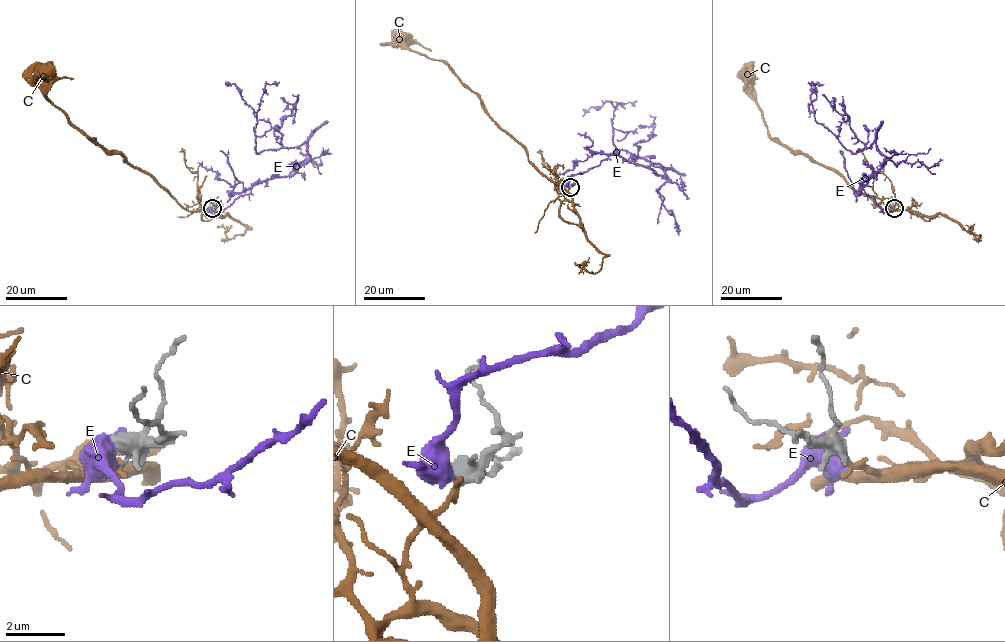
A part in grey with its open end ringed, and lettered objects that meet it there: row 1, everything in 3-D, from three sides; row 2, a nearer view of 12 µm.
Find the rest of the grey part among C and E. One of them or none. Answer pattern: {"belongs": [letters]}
{"belongs": ["C"]}

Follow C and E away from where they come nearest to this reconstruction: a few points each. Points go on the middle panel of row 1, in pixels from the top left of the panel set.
C: (569, 187), (565, 190), (544, 176), (450, 69), (412, 51), (401, 38)
E: (569, 185), (570, 177), (610, 155), (667, 177), (659, 164), (615, 146), (610, 101), (582, 116)

